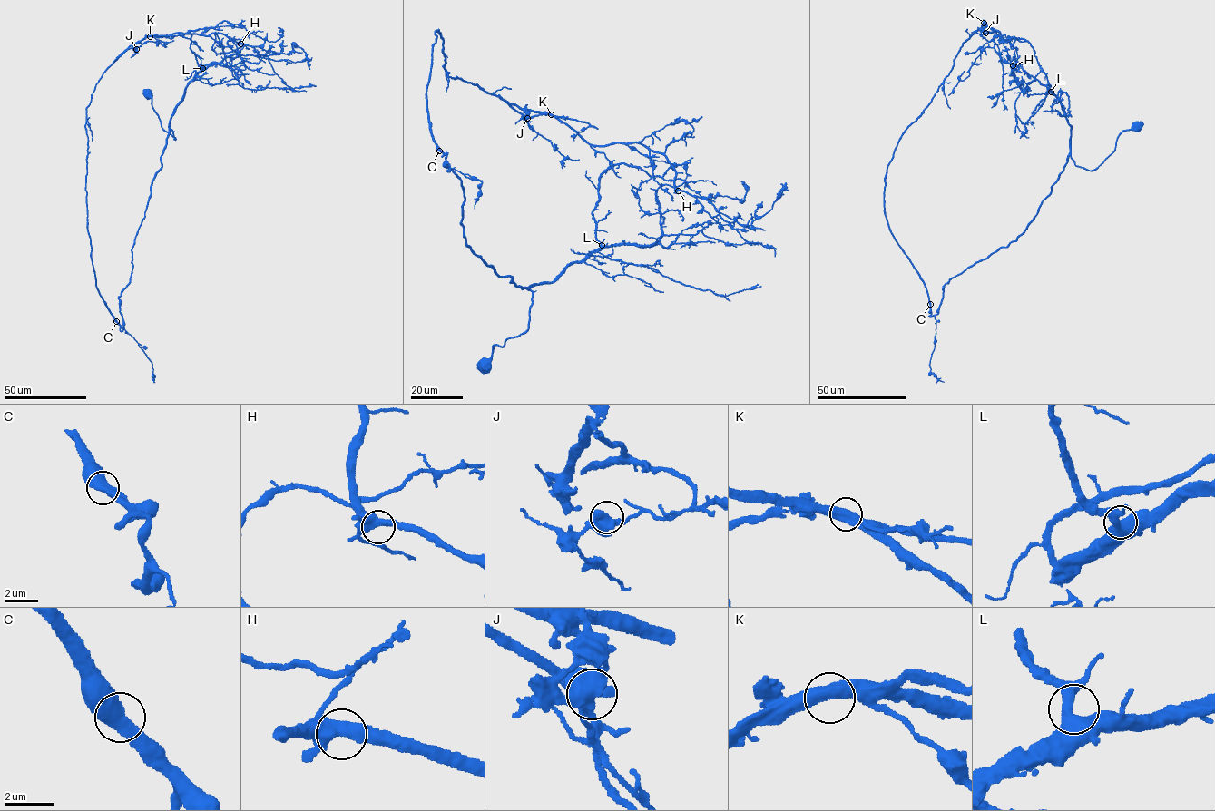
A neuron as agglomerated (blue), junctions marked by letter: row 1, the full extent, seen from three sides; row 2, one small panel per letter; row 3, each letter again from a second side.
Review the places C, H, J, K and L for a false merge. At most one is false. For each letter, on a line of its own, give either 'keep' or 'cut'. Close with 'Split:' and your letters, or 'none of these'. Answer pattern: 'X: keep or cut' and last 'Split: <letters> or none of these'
C: keep
H: keep
J: keep
K: cut
L: keep
Split: K

